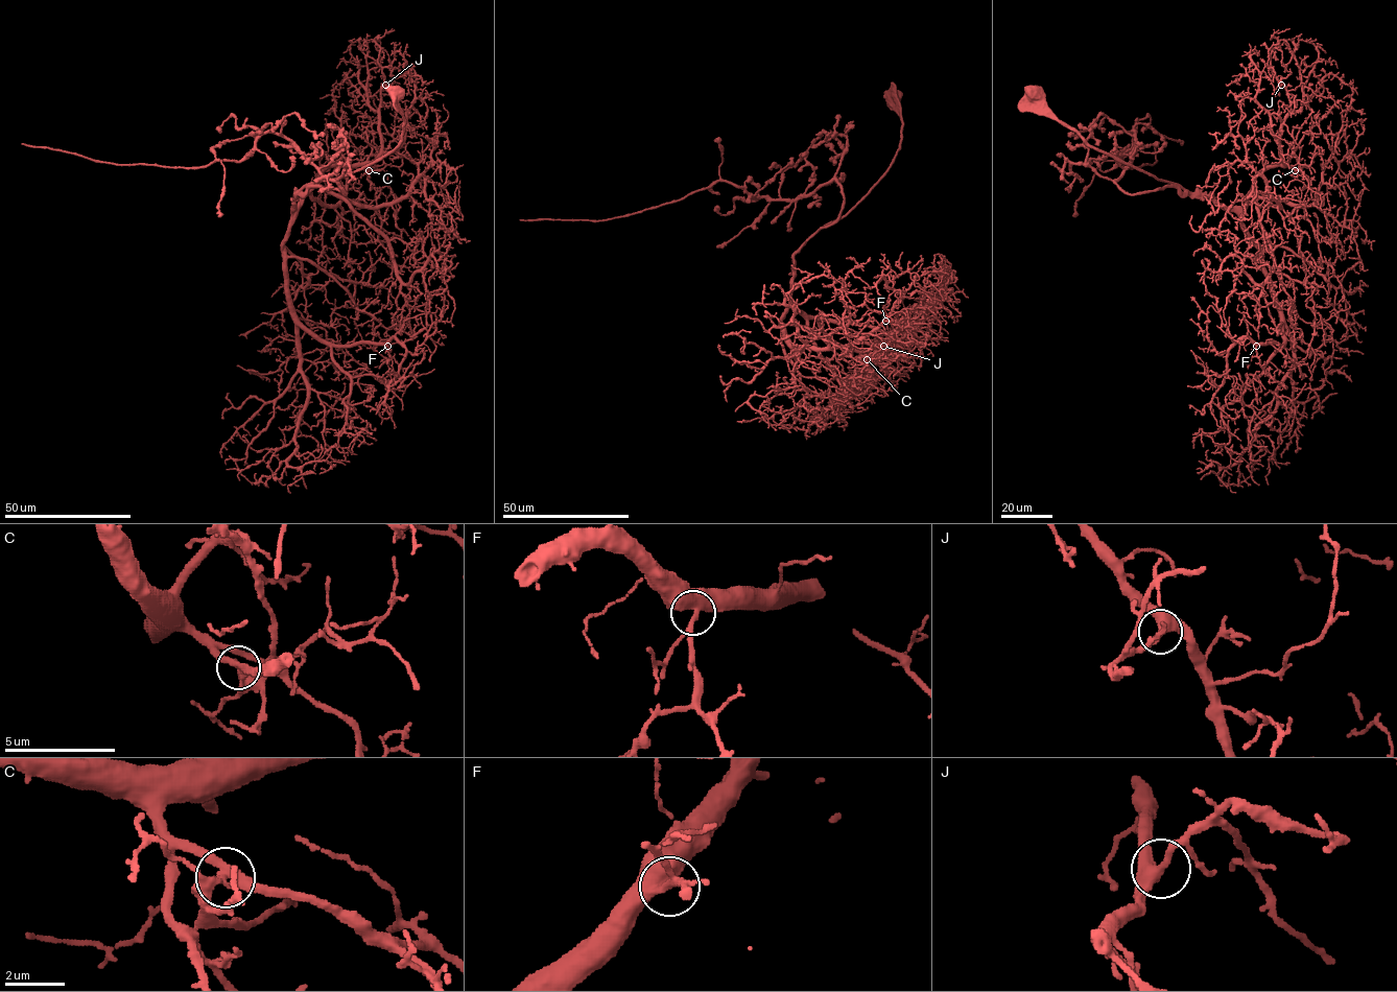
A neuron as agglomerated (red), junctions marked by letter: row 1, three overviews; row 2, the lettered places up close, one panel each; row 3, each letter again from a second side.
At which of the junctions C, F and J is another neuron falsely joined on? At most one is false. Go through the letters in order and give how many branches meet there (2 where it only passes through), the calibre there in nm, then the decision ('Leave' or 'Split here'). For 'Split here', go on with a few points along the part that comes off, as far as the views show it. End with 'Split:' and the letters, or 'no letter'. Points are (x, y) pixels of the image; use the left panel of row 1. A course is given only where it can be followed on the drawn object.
C: Branches: 3. Thickness 280 nm. Split here. Course of the part to remove: (369, 170), (374, 156), (352, 161)
F: Branches: 3. Thickness 280 nm. Leave
J: Branches: 3. Thickness 360 nm. Leave
Split: C

